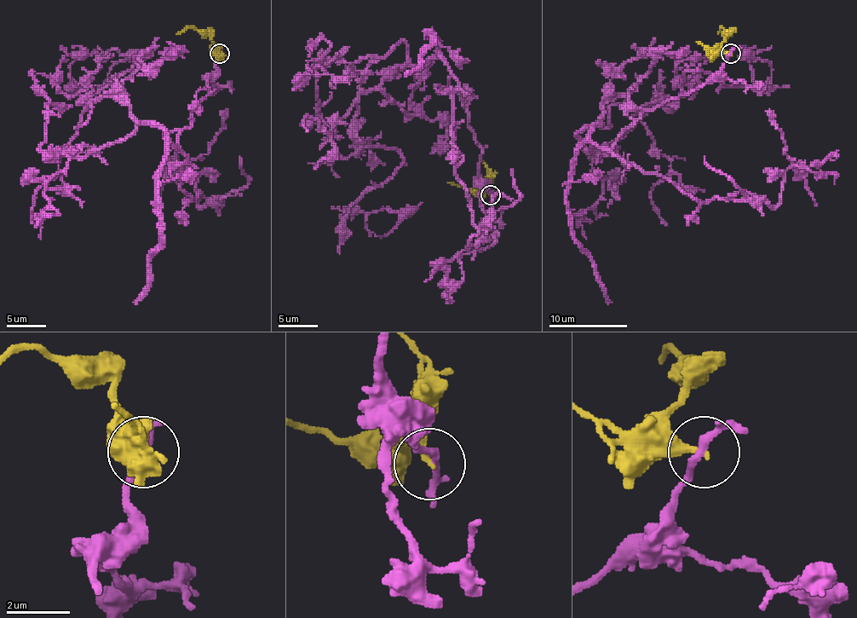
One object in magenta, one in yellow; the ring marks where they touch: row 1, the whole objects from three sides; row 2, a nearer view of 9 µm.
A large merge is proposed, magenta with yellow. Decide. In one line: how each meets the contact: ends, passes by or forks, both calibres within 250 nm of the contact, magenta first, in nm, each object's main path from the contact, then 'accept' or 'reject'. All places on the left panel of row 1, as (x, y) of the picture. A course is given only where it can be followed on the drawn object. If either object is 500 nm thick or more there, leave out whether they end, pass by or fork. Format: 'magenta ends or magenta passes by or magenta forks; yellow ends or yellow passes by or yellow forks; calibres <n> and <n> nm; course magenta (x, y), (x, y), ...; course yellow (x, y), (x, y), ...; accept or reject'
magenta passes by; yellow ends; calibres 200 and 280 nm; course magenta (220, 54), (178, 148), (127, 105), (82, 103), (131, 72), (74, 85), (70, 66), (125, 54), (103, 83); course yellow (220, 54), (214, 48), (214, 42), (192, 28), (176, 34); reject

